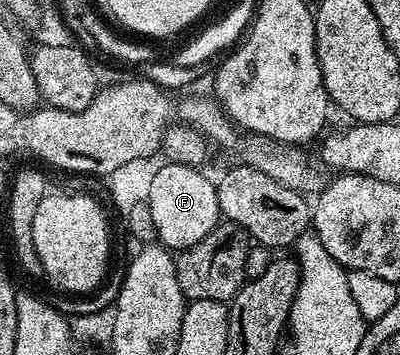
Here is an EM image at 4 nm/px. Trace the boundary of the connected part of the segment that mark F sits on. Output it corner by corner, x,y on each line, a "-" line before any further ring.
170,161
158,170
146,203
152,210
153,224
156,225
158,242
162,246
168,249
192,247
197,245
197,241
205,238
214,227
219,226
221,216
215,183
207,180
203,173
198,167

